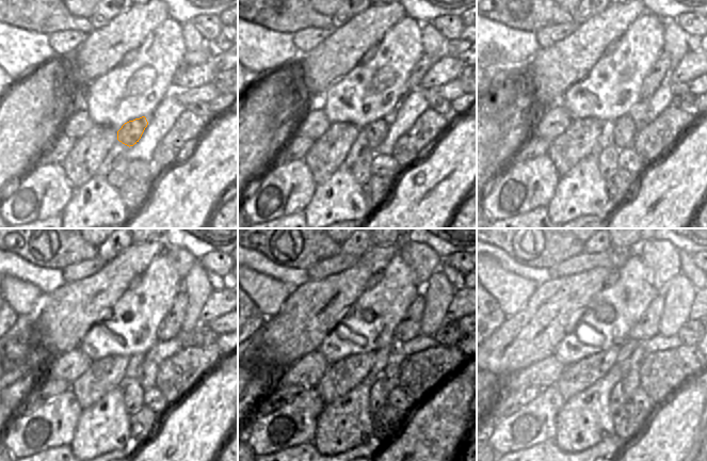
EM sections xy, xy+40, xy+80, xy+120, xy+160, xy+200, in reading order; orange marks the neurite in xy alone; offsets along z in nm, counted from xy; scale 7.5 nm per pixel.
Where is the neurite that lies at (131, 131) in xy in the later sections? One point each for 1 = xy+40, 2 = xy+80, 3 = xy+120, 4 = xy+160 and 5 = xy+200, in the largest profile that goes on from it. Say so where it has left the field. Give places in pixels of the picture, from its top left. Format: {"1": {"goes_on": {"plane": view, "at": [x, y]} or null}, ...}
{"1": {"goes_on": {"plane": "xy+40", "at": [375, 131]}}, "2": {"goes_on": {"plane": "xy+80", "at": [625, 128]}}, "3": {"goes_on": {"plane": "xy+120", "at": [146, 374]}}, "4": {"goes_on": {"plane": "xy+160", "at": [389, 375]}}, "5": {"goes_on": {"plane": "xy+200", "at": [630, 379]}}}

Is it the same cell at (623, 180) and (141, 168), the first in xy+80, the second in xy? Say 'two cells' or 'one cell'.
two cells

